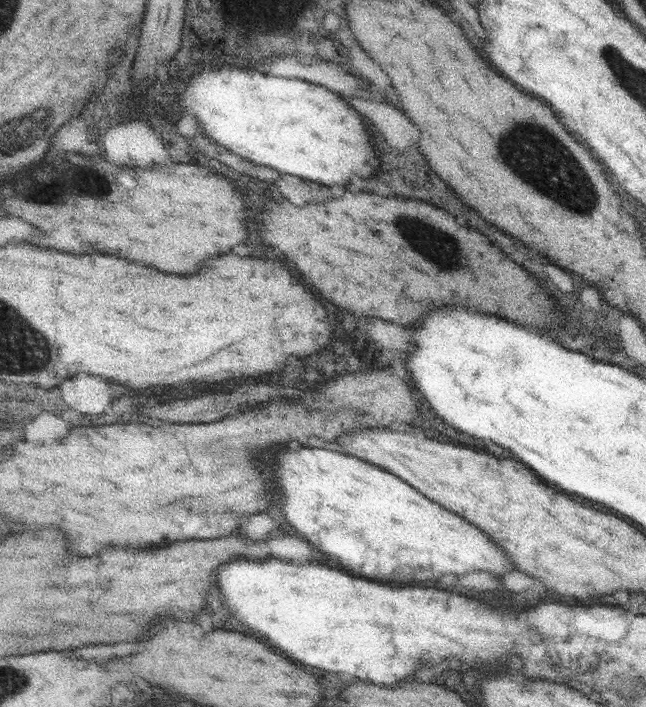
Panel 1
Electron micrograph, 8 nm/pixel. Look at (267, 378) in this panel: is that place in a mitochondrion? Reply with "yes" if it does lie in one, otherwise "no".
no

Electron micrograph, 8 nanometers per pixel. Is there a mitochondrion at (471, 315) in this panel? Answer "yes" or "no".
no

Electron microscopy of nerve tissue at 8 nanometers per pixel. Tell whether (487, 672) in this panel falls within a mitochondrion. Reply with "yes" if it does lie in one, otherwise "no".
no

